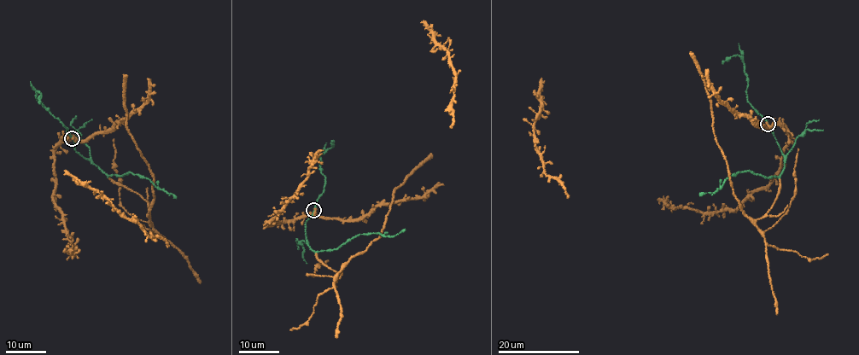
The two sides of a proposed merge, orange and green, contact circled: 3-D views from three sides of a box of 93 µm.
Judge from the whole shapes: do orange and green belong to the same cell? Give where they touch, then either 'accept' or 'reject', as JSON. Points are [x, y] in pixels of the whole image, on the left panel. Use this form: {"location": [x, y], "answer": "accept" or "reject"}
{"location": [72, 138], "answer": "accept"}

